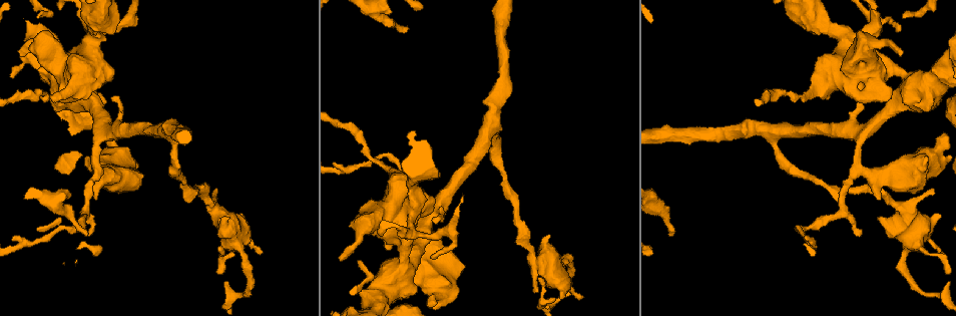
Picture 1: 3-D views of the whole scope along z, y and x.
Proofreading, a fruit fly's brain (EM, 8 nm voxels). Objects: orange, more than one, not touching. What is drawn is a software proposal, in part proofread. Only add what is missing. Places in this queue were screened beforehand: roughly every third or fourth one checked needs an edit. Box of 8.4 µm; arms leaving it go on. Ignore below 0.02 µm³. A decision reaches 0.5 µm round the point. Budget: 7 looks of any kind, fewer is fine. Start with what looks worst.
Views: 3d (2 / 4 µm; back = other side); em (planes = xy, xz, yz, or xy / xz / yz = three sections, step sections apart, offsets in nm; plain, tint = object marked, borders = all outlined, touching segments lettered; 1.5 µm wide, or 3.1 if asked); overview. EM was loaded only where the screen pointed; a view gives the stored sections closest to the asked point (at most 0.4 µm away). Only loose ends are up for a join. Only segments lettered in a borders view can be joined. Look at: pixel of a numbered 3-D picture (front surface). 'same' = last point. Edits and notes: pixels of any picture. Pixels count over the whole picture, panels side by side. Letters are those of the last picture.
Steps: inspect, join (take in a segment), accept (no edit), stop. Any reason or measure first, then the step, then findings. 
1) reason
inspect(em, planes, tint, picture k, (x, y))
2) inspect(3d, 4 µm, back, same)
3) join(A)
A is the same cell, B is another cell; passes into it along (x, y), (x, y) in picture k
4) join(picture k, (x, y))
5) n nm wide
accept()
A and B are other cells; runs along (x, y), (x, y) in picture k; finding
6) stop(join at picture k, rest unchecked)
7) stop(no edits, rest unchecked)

thick end
inspect(3d, 2 µm, picture 1, (560, 299))

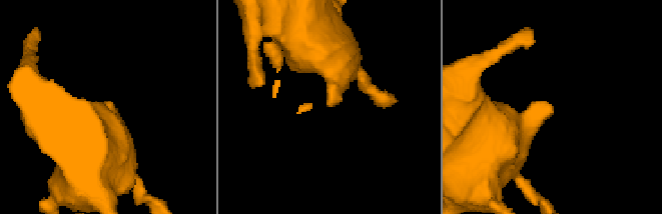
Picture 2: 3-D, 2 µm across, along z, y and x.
need the tissue
inspect(em, yz, step 4, tint, picture 2, (327, 105))

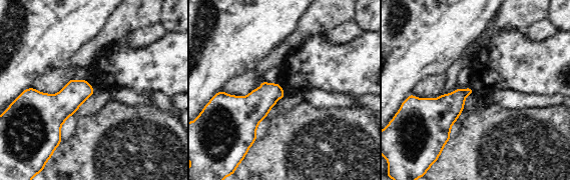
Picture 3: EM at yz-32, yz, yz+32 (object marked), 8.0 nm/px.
cut it another way
inspect(em, planes, borders, same)

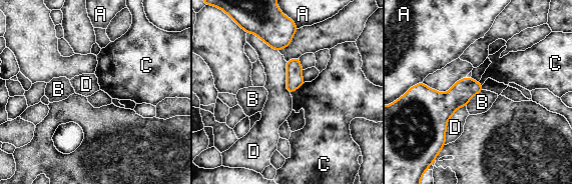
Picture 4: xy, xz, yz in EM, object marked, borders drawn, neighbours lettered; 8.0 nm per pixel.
accept()
A, B, C and D are other cells; border along (466, 104), (449, 119), (444, 144) in picture 4; no lettered segment goes on from it

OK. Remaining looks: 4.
an open end
inspect(em, planes, borders, picture 1, (669, 235))

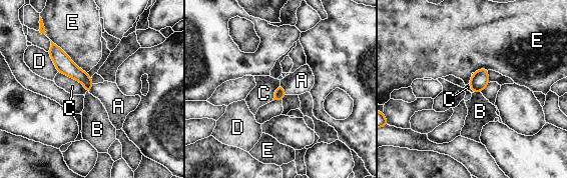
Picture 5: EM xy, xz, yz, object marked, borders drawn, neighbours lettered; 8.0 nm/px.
join(A)
A is the same cell, B, C, D and E are other cells; passes into it along (279, 93), (282, 89), (302, 80) in picture 5; the neuron continues

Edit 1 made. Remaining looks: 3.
stop(join at picture 5, rest unchecked)

